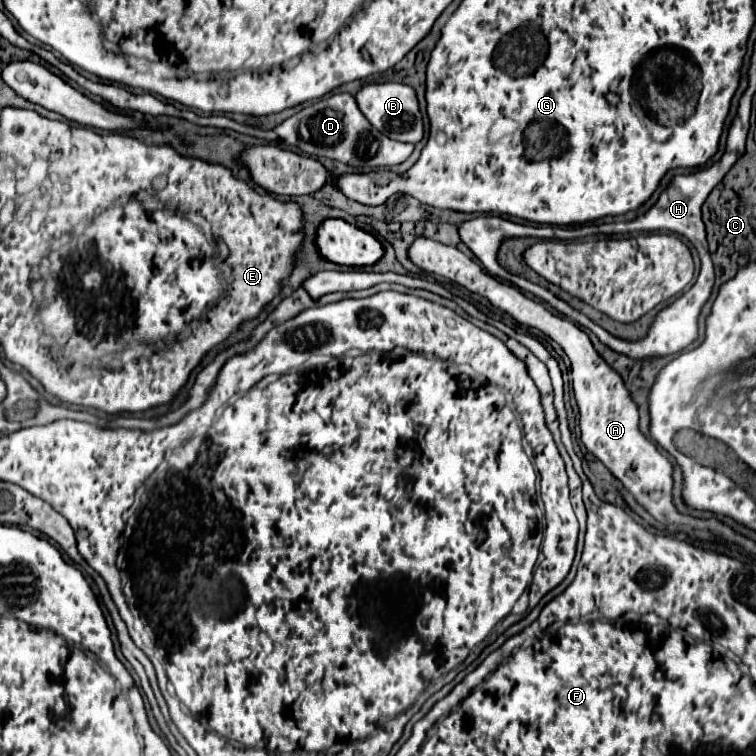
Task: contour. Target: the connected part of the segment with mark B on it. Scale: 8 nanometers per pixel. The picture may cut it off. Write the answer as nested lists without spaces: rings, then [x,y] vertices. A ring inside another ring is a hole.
[[[392,81],[364,85],[356,95],[356,103],[358,103],[360,111],[364,113],[364,117],[372,123],[372,127],[378,129],[380,133],[388,135],[390,139],[396,139],[396,141],[402,141],[402,143],[422,141],[424,121],[422,121],[422,115],[420,115],[416,91],[410,85],[392,83]]]

